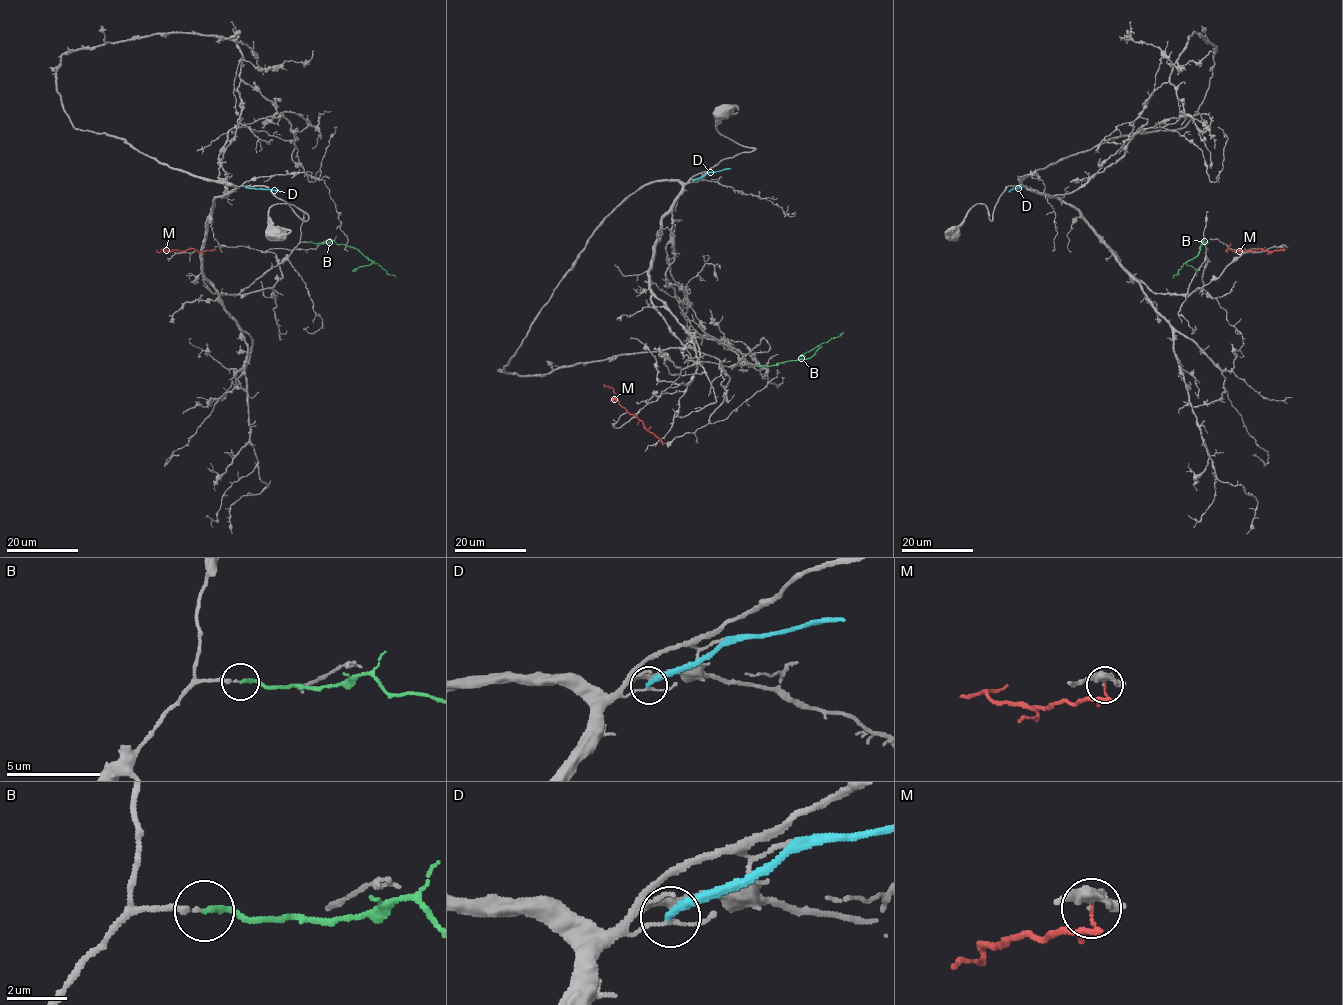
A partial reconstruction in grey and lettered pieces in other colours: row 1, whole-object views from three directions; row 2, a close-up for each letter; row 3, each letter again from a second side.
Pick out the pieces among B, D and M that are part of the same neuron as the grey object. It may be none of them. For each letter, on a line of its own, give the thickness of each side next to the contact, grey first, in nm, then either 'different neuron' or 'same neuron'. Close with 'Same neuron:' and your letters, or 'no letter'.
B: 150 nm thick on the grey side, 200 nm on the other; same neuron
D: 110 nm thick on the grey side, 280 nm on the other; different neuron
M: 120 nm thick on the grey side, 150 nm on the other; different neuron
Same neuron: B

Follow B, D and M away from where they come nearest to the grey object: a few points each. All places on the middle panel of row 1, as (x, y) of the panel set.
B: (756, 365), (770, 366), (810, 358), (823, 343), (843, 331)
D: (693, 181), (712, 172), (731, 168)
M: (662, 443), (619, 403), (613, 389), (605, 384)

